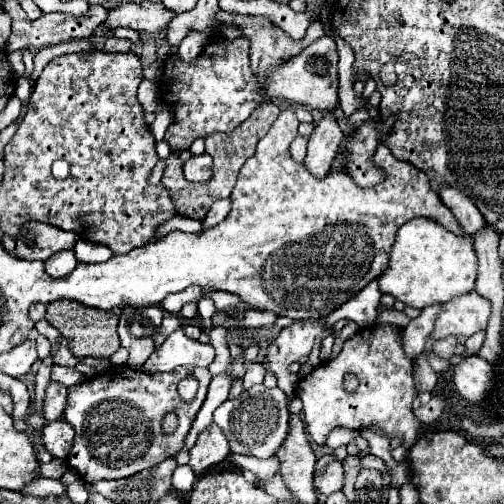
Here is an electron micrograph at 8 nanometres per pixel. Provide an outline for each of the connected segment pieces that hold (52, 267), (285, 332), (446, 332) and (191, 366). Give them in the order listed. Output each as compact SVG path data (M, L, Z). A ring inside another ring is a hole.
M63 250L61 254L49 258L45 262L45 272L51 276L51 278L63 278L67 276L69 272L73 272L77 266L77 258L71 250Z
M303 320L295 322L289 328L283 328L281 334L267 346L263 364L265 368L277 378L277 386L285 394L293 394L297 388L297 374L289 372L289 366L303 356L309 356L315 344L315 338L325 330L325 322L313 322L313 320Z
M477 292L461 294L441 304L441 312L435 318L435 326L429 338L439 340L445 336L473 336L477 330L485 330L489 320L489 300Z
M175 330L173 334L169 334L169 336L165 338L165 344L161 344L161 346L149 356L149 362L145 362L141 370L143 370L143 372L171 372L171 370L183 366L183 368L187 368L187 370L191 372L191 370L195 370L195 368L207 368L207 366L213 362L213 358L215 358L215 350L213 350L211 344L201 344L201 342L197 342L197 340L187 338L183 330Z

